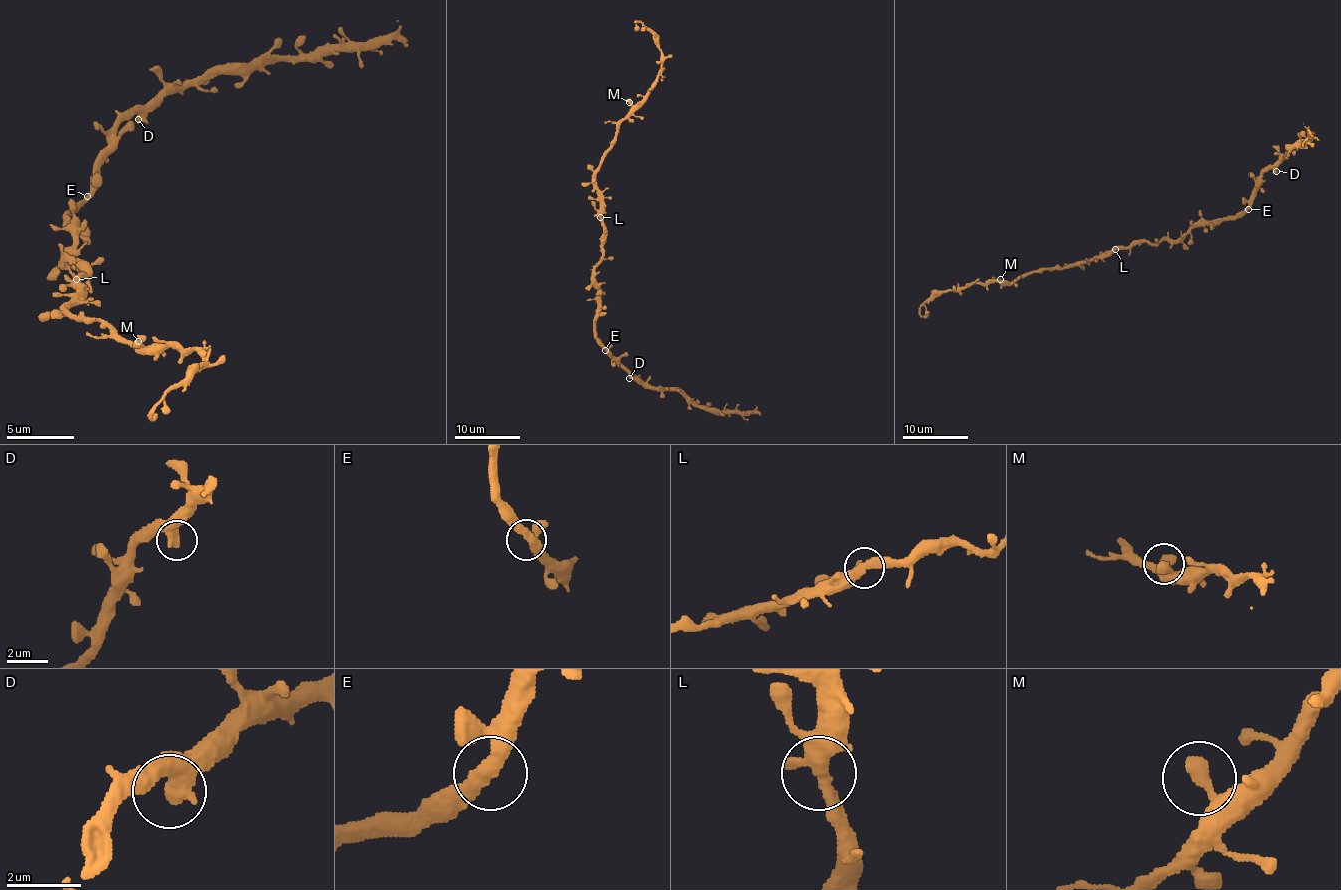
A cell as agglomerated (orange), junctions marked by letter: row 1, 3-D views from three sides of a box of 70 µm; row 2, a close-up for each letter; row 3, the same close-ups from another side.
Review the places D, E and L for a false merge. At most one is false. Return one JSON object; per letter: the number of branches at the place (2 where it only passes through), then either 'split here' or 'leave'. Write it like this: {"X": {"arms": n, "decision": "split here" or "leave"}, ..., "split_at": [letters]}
{"D": {"arms": 2, "decision": "leave"}, "E": {"arms": 2, "decision": "leave"}, "L": {"arms": 2, "decision": "leave"}, "split_at": []}

